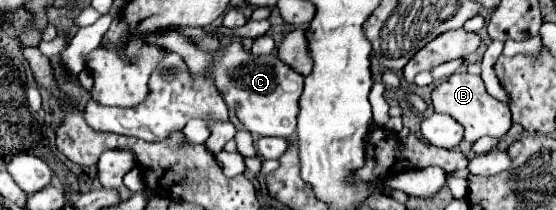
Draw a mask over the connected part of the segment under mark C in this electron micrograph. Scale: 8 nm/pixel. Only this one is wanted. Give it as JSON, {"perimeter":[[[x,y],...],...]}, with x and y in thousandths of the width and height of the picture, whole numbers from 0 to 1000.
{"perimeter":[[[318,148],[272,157],[272,176],[264,167],[261,186],[293,214],[308,243],[318,243],[340,300],[340,329],[347,348],[362,348],[379,319],[390,424],[397,433],[405,490],[426,538],[430,576],[441,595],[444,624],[451,624],[451,643],[520,662],[531,633],[538,462],[545,443],[545,367],[513,300],[505,300],[498,252],[459,271],[448,243],[437,243],[430,205],[415,205],[412,224],[397,214],[387,281],[379,281],[365,243],[354,243],[354,224],[336,176],[318,167]]]}

